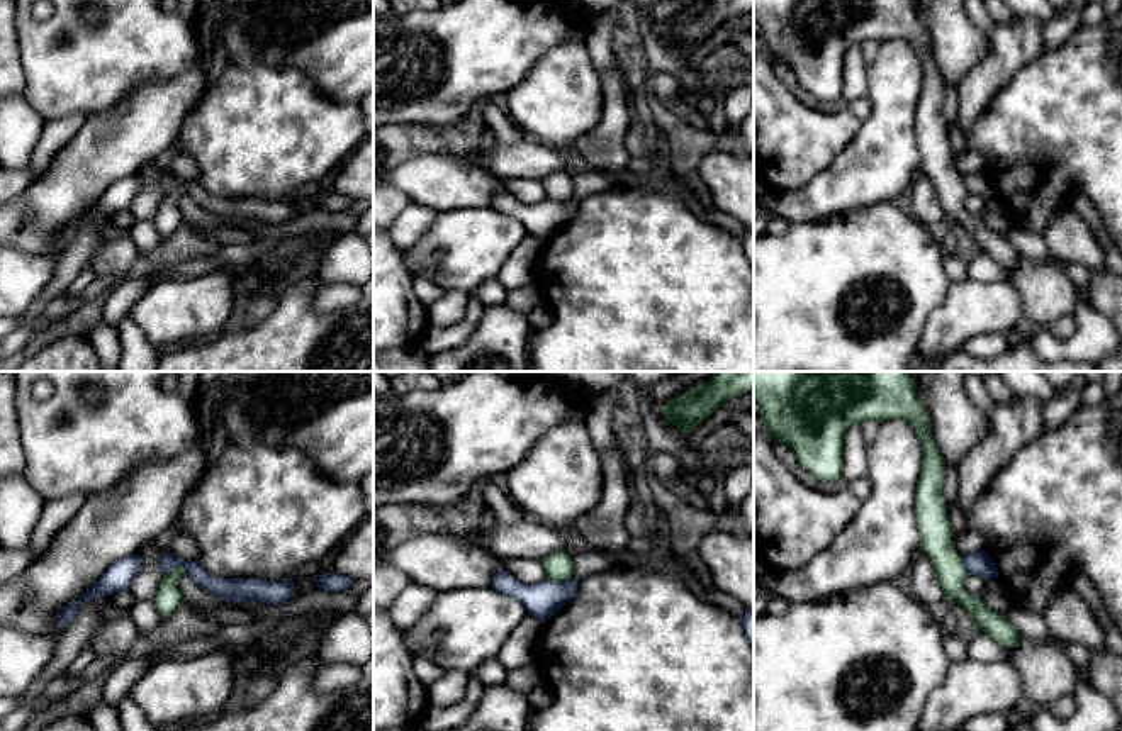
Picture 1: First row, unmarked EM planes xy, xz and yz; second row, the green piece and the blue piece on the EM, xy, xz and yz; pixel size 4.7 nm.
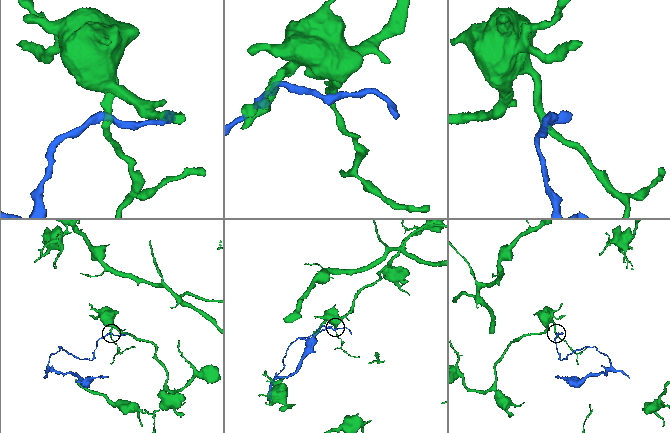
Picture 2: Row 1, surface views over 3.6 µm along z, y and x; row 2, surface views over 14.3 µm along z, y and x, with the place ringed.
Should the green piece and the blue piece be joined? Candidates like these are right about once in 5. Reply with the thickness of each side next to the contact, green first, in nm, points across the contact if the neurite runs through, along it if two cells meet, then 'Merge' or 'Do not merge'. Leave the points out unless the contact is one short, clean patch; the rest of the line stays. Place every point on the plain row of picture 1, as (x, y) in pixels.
Thickness 130 nm (green) against 100 nm. Boundary: xy (187, 192), (180, 185), (173, 185), (163, 195). Do not merge

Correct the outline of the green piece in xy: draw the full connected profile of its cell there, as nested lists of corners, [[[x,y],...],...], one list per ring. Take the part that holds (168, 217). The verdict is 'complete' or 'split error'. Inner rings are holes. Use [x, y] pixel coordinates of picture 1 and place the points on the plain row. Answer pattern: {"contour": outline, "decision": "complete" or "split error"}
{"contour": [[[182,185],[173,187],[163,195],[158,210],[153,217],[154,226],[163,239],[168,239],[182,224],[183,217],[178,209],[178,200],[187,195]]], "decision": "complete"}

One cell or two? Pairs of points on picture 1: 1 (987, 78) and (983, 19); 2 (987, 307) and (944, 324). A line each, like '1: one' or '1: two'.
1: one
2: one

